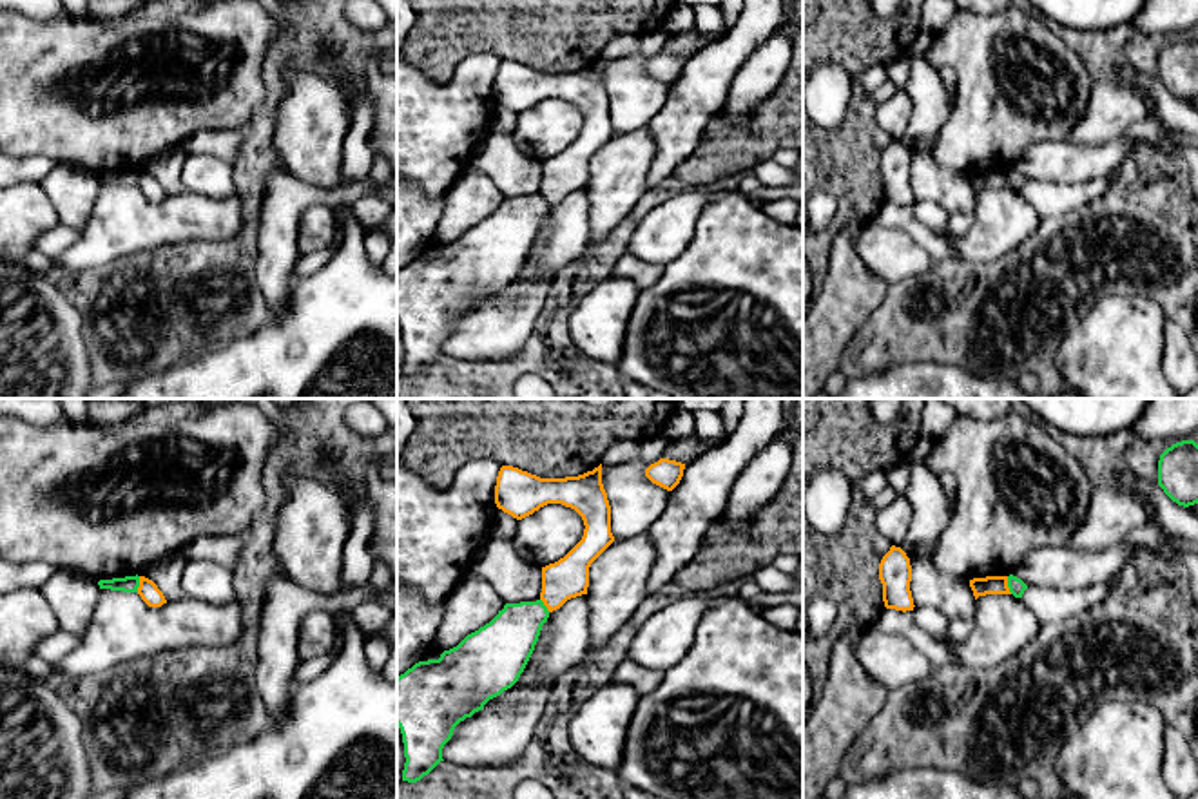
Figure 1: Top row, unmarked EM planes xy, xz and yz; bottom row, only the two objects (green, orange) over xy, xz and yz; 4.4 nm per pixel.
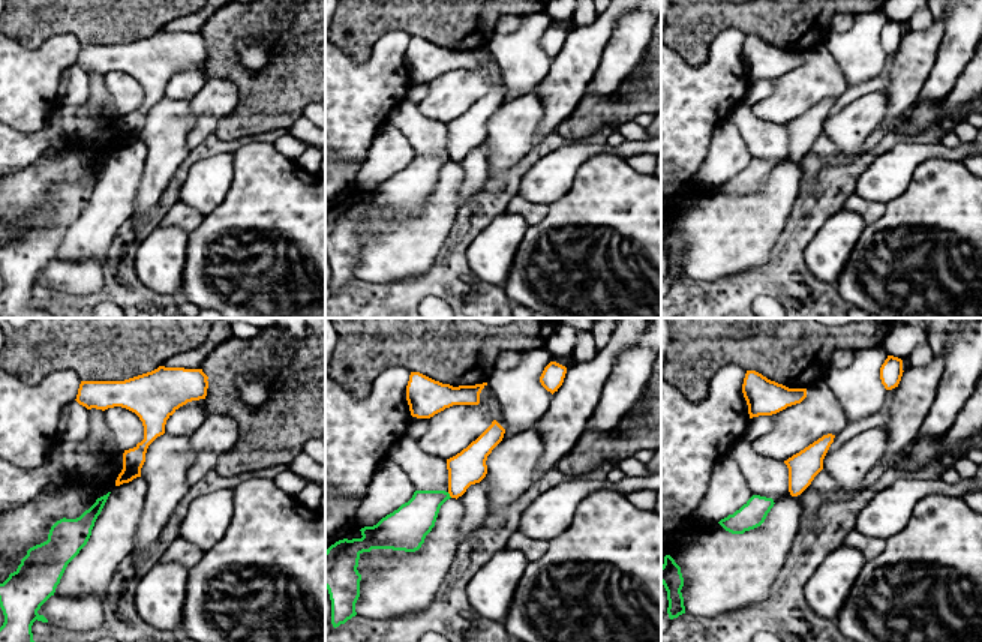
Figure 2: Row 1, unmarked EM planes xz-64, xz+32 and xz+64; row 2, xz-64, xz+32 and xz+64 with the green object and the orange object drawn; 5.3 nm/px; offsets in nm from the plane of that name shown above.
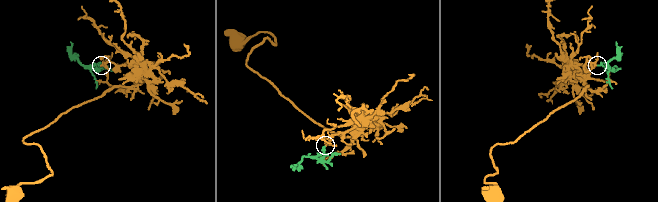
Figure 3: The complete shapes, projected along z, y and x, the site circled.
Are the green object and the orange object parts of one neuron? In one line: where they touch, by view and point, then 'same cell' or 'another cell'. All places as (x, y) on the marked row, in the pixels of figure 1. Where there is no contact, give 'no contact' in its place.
contact yz (1008, 586); another cell

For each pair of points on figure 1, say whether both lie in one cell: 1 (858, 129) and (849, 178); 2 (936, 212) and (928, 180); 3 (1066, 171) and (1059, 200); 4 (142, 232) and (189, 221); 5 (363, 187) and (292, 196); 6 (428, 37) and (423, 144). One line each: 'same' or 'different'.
1: same
2: different
3: different
4: same
5: same
6: different

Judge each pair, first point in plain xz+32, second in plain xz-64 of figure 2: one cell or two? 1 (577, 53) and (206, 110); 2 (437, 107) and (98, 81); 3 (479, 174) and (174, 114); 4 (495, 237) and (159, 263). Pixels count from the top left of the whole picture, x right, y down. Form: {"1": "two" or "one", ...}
{"1": "one", "2": "two", "3": "two", "4": "one"}

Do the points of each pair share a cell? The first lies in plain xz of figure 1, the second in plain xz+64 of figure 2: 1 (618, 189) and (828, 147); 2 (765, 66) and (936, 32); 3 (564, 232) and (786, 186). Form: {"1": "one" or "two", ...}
{"1": "two", "2": "two", "3": "two"}

